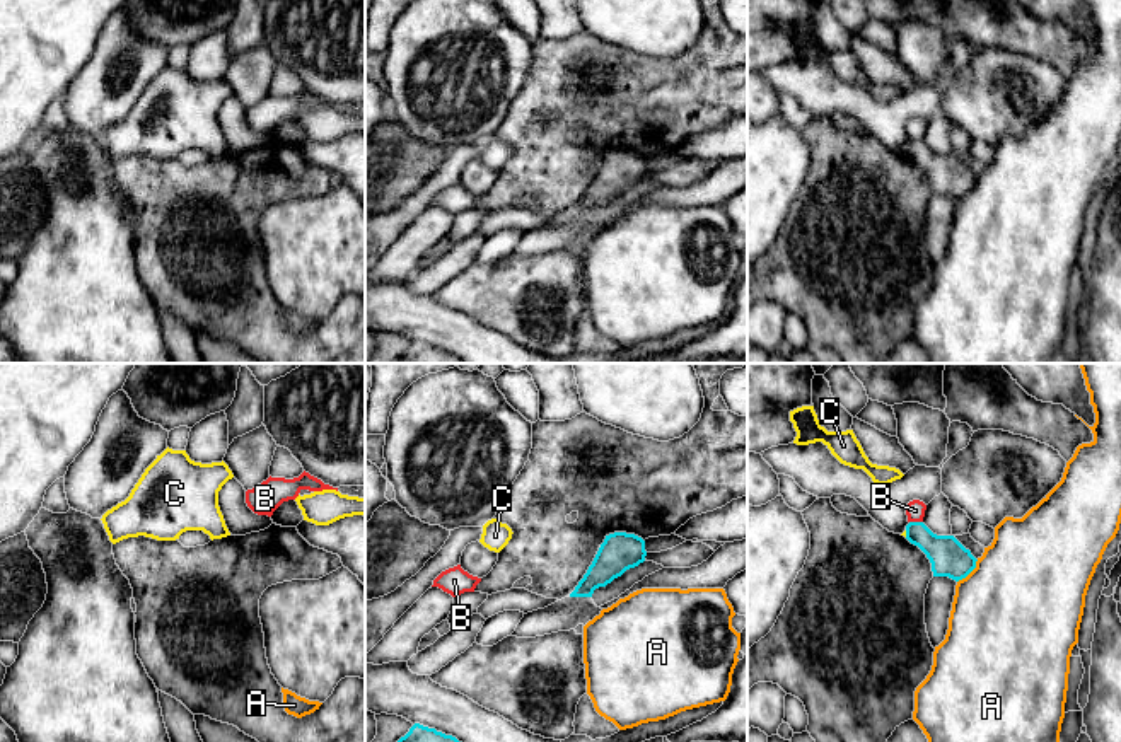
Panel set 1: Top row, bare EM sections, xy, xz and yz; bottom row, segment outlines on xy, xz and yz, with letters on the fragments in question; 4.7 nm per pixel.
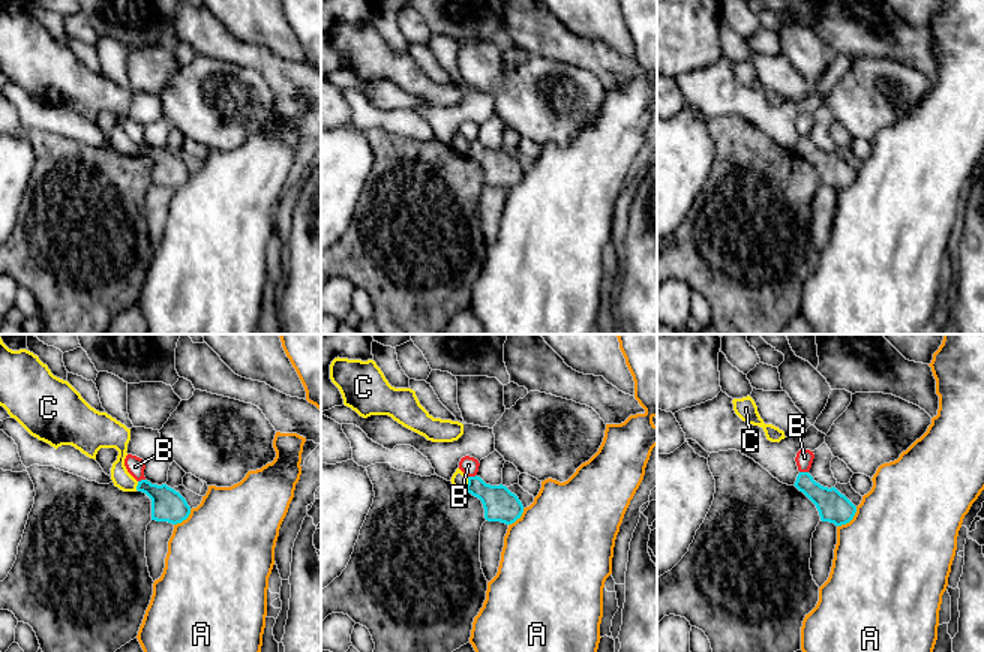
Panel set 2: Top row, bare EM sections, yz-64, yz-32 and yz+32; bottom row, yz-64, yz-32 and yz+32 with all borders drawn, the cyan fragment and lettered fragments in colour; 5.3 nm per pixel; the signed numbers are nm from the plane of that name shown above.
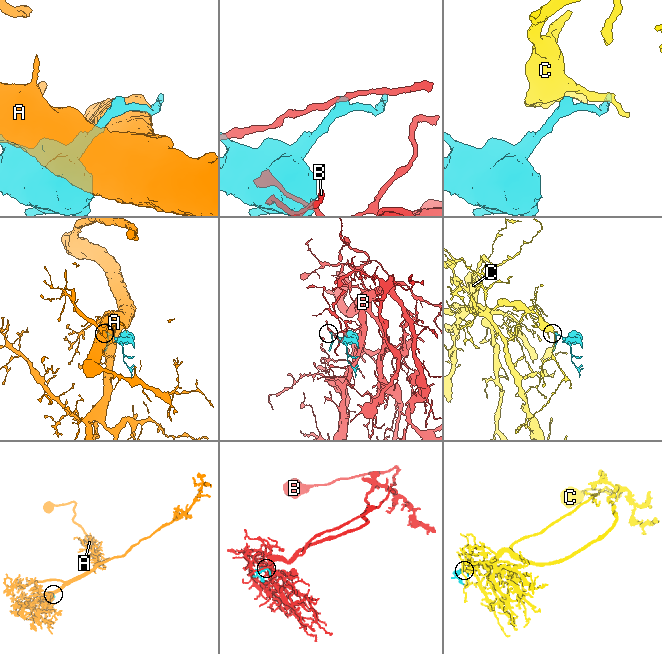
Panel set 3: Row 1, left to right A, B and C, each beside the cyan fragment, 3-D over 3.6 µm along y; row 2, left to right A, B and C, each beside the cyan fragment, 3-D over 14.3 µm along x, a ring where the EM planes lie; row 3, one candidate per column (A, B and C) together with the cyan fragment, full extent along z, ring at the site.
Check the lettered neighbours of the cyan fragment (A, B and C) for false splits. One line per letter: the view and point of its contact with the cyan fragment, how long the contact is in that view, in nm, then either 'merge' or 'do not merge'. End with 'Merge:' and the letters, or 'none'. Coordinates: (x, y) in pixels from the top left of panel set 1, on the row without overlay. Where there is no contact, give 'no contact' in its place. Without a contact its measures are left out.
A: contact yz (969, 190); length 150 nm; do not merge
B: contact yz (917, 140); length 60 nm; do not merge
C: contact yz (906, 152); length 30 nm; do not merge
Merge: none

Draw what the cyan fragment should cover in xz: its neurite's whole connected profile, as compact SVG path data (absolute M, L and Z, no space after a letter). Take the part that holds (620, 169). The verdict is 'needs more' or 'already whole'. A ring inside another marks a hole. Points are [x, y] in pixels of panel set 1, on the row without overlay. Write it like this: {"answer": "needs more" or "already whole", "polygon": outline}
{"answer": "already whole", "polygon": "M614 150L606 154L592 183L570 215L592 215L594 208L606 205L626 188L645 179L645 159L635 152Z"}

